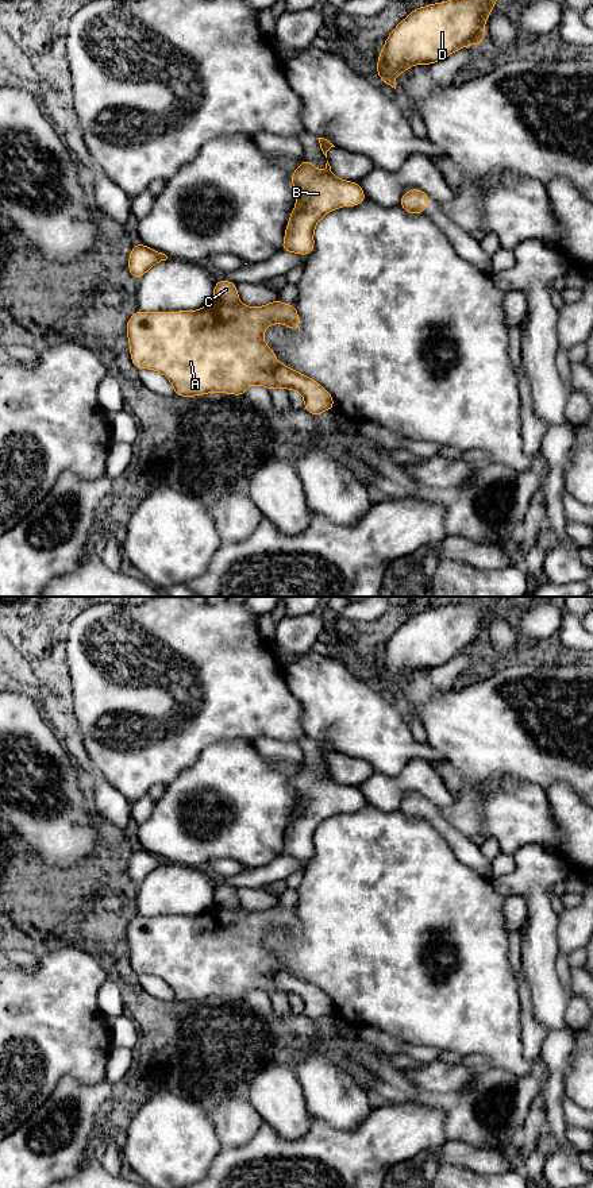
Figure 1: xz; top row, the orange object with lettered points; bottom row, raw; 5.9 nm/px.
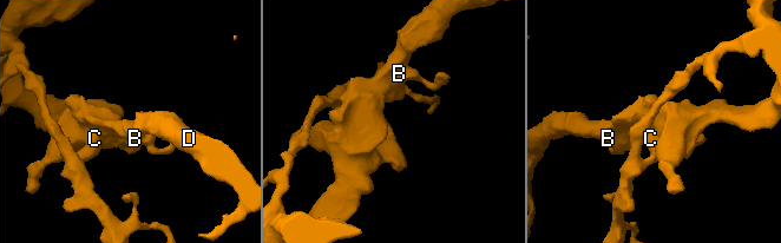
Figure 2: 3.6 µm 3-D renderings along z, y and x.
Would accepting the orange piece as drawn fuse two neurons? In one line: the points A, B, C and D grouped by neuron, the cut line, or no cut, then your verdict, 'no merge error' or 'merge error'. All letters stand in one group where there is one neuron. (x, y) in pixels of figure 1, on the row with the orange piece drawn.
A B D / C | xz (214, 300), (224, 303), (238, 301) | merge error

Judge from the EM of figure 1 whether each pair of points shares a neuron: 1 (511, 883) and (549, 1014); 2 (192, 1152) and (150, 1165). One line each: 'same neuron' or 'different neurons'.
1: same neuron
2: same neuron

